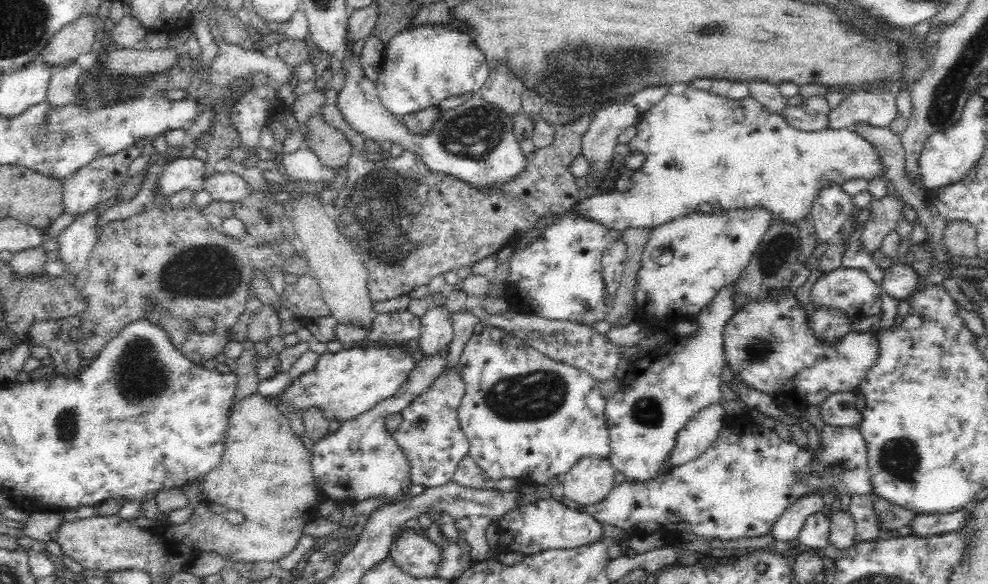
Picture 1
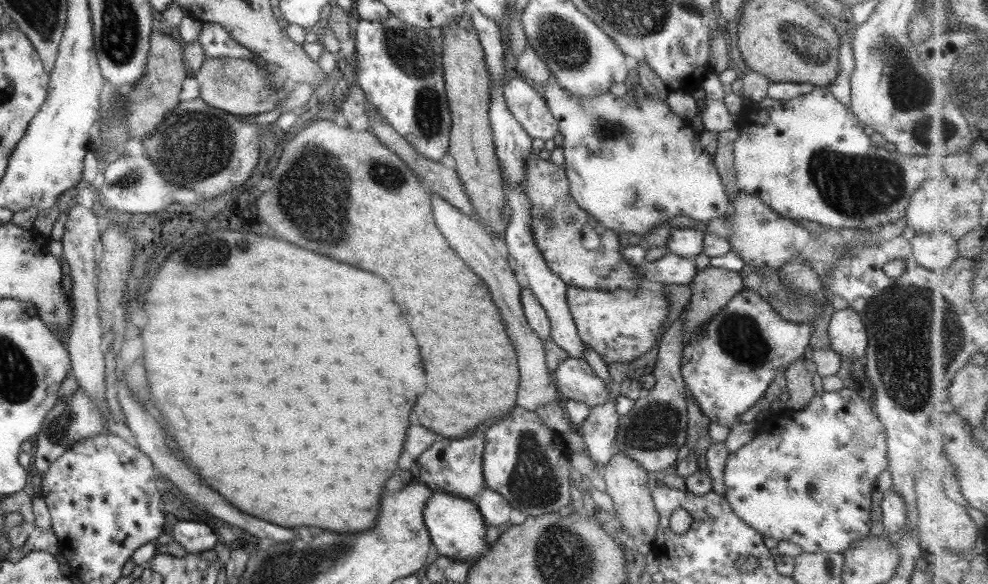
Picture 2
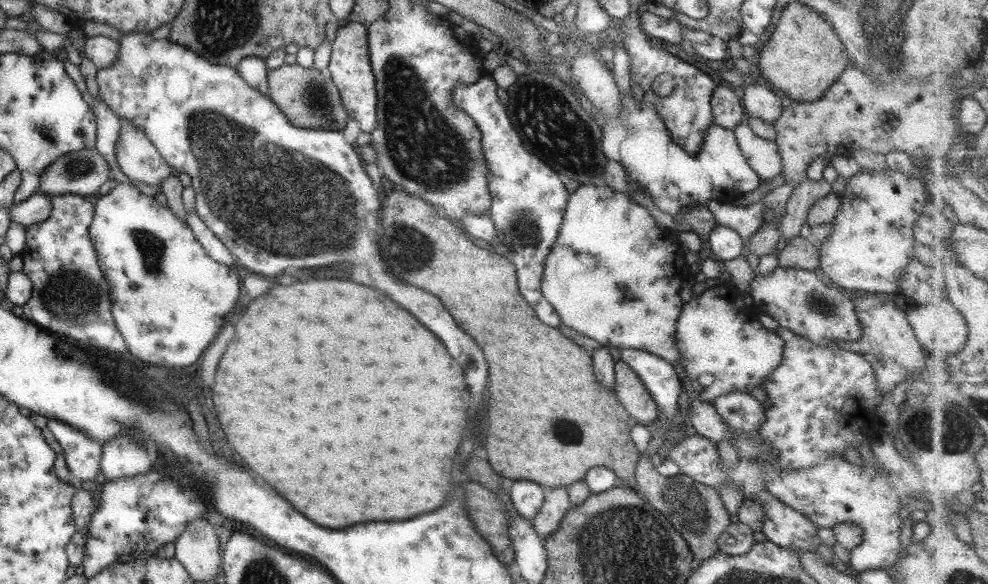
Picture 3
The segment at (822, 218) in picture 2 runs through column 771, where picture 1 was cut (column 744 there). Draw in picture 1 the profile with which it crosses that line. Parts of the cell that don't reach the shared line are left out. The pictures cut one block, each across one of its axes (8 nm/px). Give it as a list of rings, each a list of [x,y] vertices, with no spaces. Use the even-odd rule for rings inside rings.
[[[688,85],[680,94],[668,91],[636,122],[638,135],[628,145],[632,152],[644,156],[644,164],[629,174],[630,189],[604,194],[590,189],[584,192],[576,206],[569,209],[602,223],[610,230],[658,228],[676,218],[700,213],[702,204],[710,204],[714,210],[722,211],[761,208],[770,213],[773,220],[794,225],[810,215],[822,188],[841,186],[851,179],[872,180],[882,175],[883,164],[879,154],[854,129],[797,130],[782,115],[771,113],[752,97],[734,101]]]

